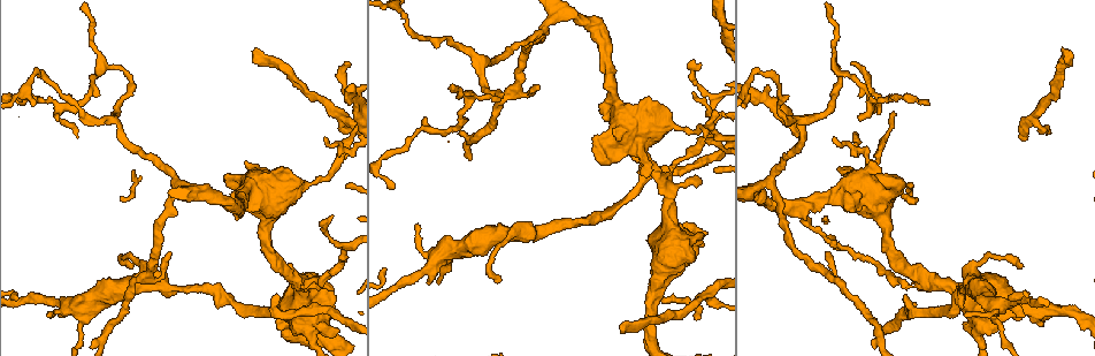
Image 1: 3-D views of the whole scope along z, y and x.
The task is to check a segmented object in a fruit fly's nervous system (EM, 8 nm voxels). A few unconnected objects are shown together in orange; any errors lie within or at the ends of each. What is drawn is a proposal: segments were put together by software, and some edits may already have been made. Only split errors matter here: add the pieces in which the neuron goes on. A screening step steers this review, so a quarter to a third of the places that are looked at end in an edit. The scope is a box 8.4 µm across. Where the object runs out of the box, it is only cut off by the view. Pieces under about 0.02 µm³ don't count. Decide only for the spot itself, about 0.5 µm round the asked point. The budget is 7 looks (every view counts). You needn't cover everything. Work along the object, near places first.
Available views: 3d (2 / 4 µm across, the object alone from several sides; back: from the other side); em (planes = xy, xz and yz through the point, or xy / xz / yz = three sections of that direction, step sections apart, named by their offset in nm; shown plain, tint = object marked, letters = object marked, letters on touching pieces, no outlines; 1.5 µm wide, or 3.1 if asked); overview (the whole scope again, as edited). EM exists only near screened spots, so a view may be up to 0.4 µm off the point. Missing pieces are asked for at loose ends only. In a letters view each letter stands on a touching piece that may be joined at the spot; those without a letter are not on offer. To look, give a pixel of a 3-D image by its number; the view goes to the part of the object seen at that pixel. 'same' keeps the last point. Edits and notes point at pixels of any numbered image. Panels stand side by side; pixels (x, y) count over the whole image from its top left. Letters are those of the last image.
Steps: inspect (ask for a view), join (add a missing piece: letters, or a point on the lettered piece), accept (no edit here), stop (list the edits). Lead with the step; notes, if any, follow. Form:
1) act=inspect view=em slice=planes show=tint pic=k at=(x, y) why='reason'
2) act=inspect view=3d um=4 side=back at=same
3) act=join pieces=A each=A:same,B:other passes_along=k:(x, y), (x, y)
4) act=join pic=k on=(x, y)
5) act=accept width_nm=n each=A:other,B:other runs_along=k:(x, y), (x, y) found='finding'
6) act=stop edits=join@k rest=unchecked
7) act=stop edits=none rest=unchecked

act=inspect view=em slice=planes show=letters pic=1 at=(1061, 50) why='branch stops here'

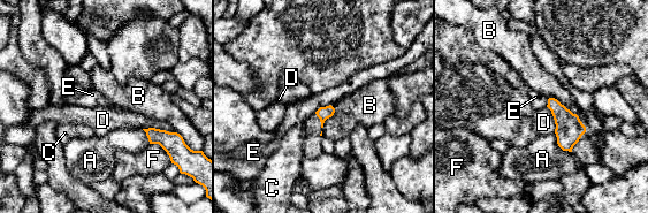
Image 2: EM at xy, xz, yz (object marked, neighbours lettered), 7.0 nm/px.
act=accept each=A:other,B:other,C:other,D:other,E:other,F:other border=2:(330, 104), (320, 107), (315, 112) found='no lettered piece goes on from it'

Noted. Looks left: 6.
act=inspect view=3d um=4 pic=1 at=(418, 224)

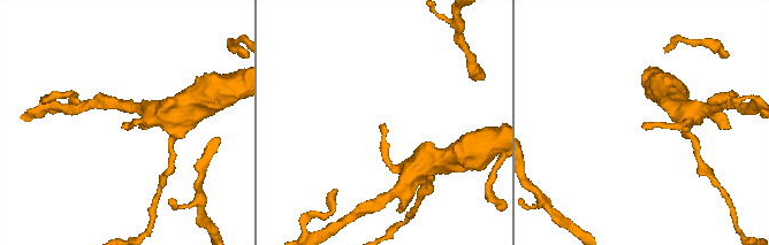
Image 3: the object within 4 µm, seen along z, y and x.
act=inspect view=em slice=planes show=letters pic=3 at=(643, 125)

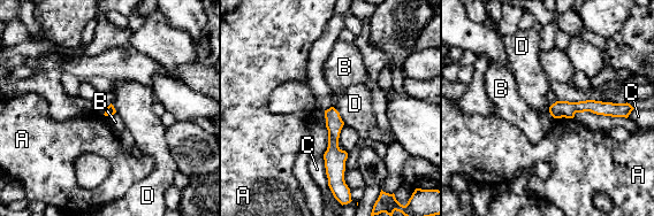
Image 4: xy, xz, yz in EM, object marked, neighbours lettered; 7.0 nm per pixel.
act=accept width_nm=70 each=A:other,B:other,C:other,D:other runs_along=4:(552, 109), (599, 107), (621, 114) found='no lettered piece goes on from it'

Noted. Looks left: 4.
act=inspect view=em slice=planes show=letters pic=1 at=(133, 265) why='thin end'

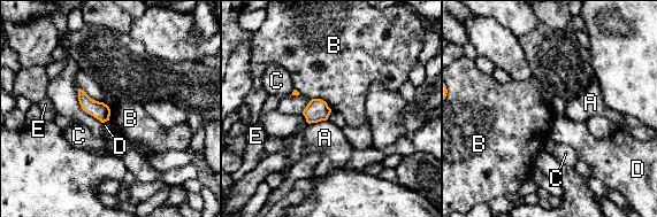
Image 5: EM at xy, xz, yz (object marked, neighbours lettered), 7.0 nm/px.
act=accept each=A:other,B:other,C:other,D:other,E:other border=5:(312, 98), (323, 100), (331, 109) found='no lettered piece goes on from it'

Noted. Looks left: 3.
act=stop edits=none rest=unchecked

